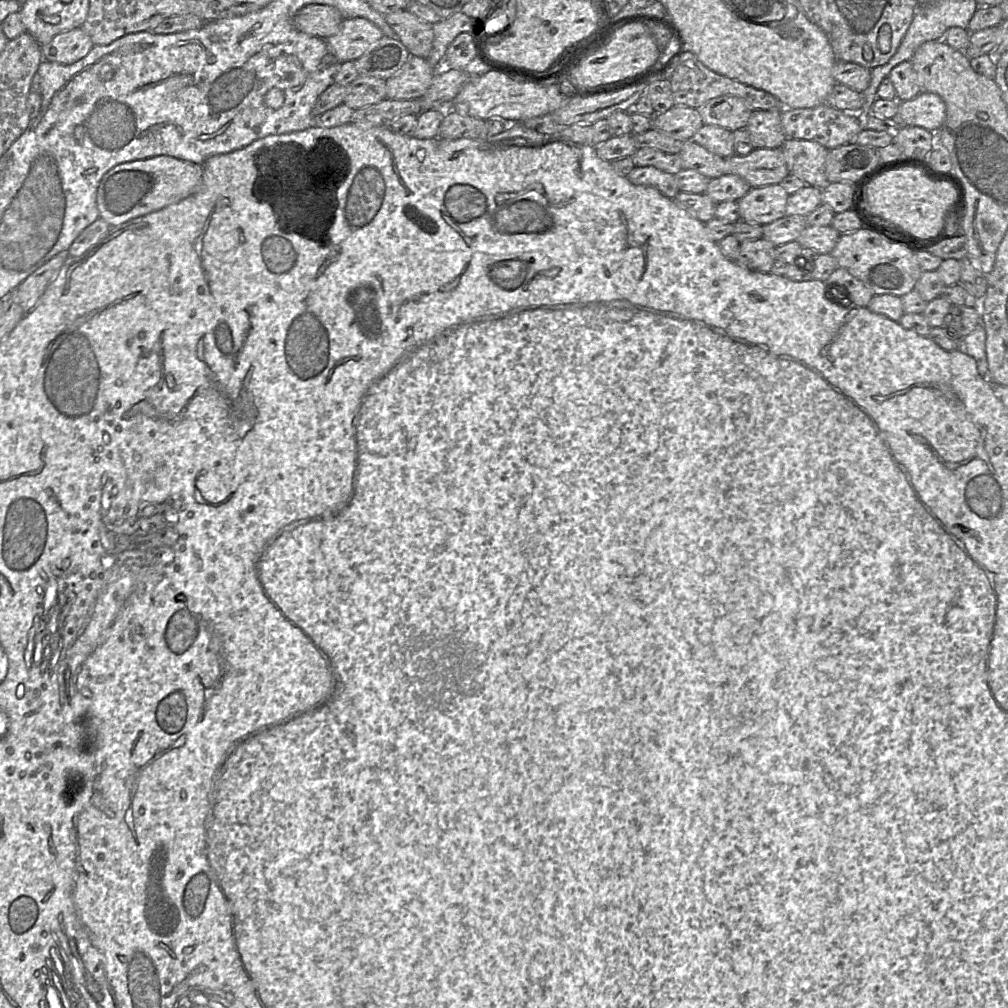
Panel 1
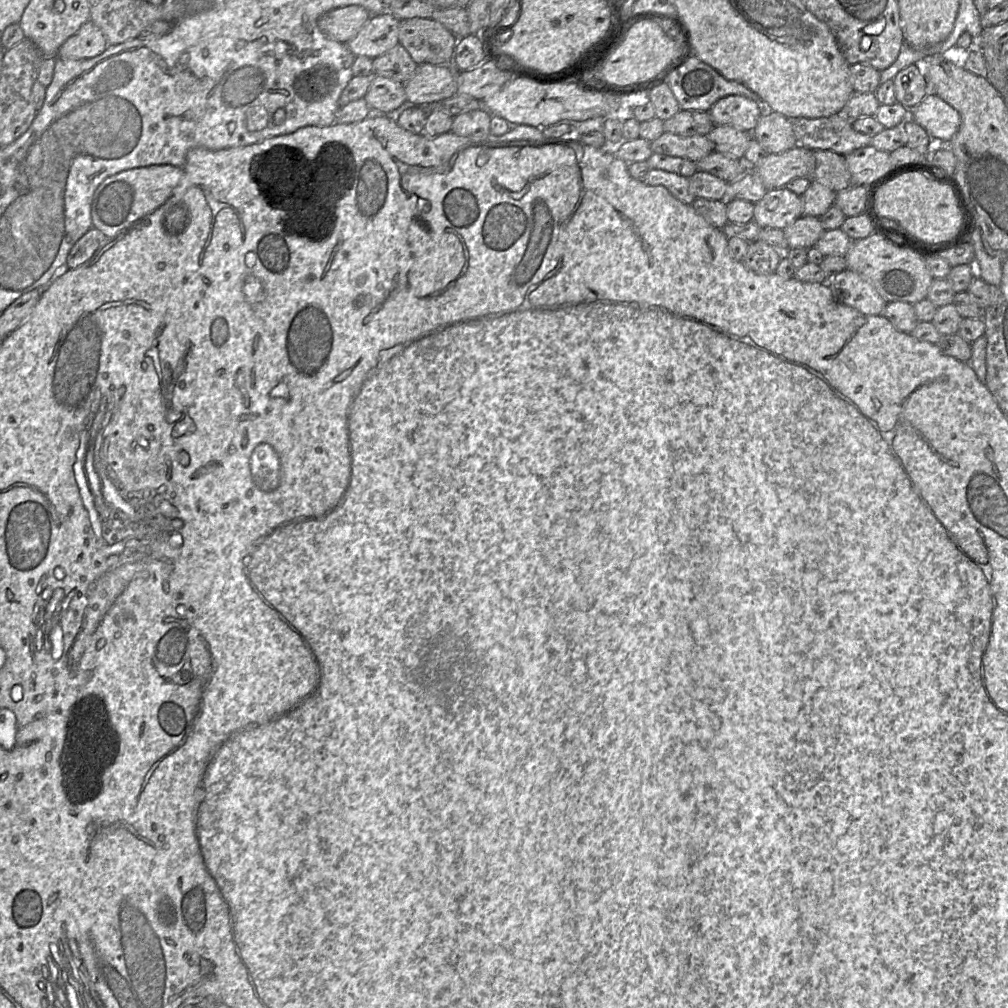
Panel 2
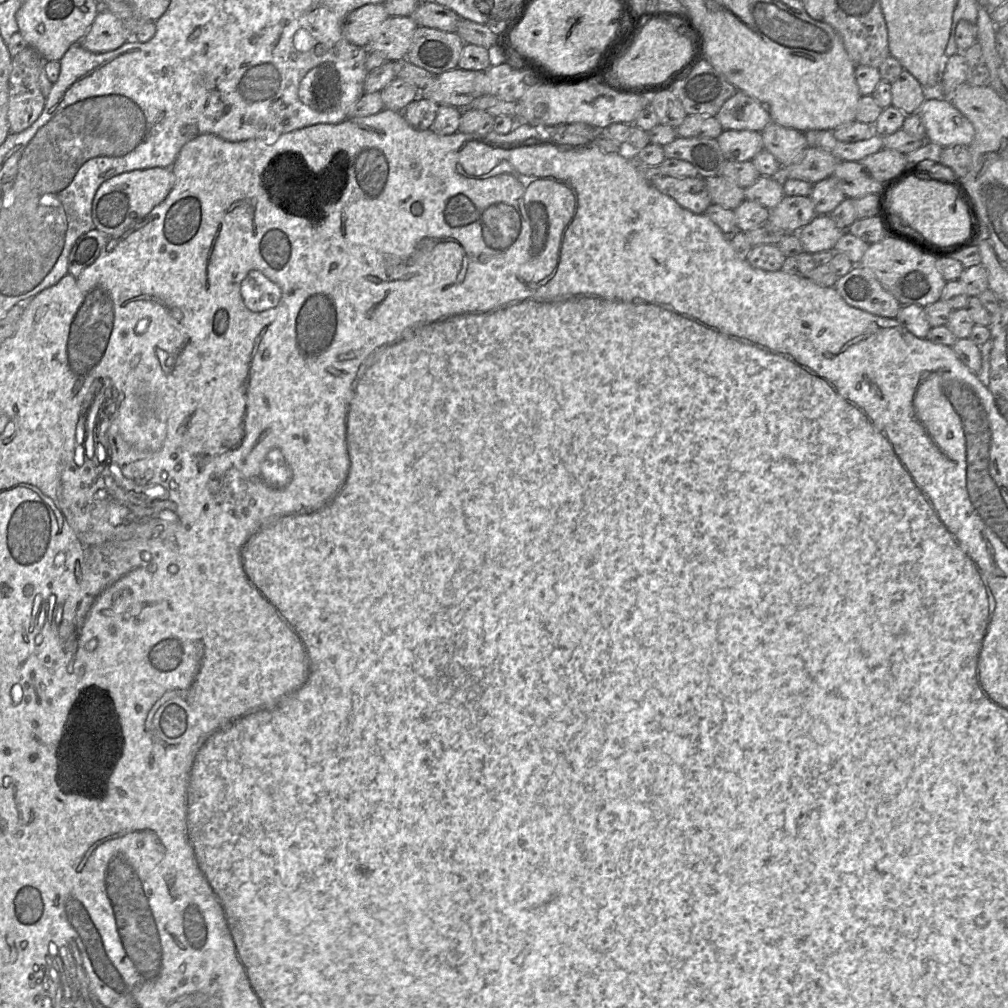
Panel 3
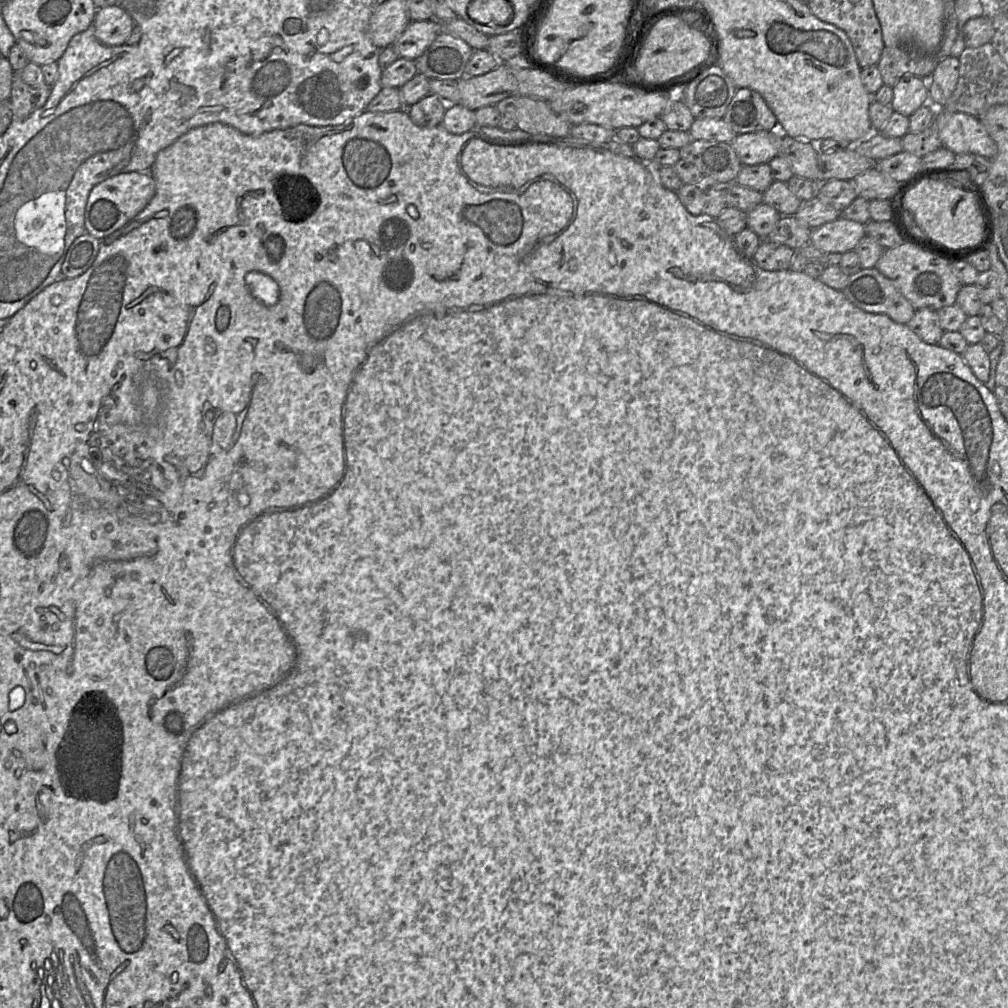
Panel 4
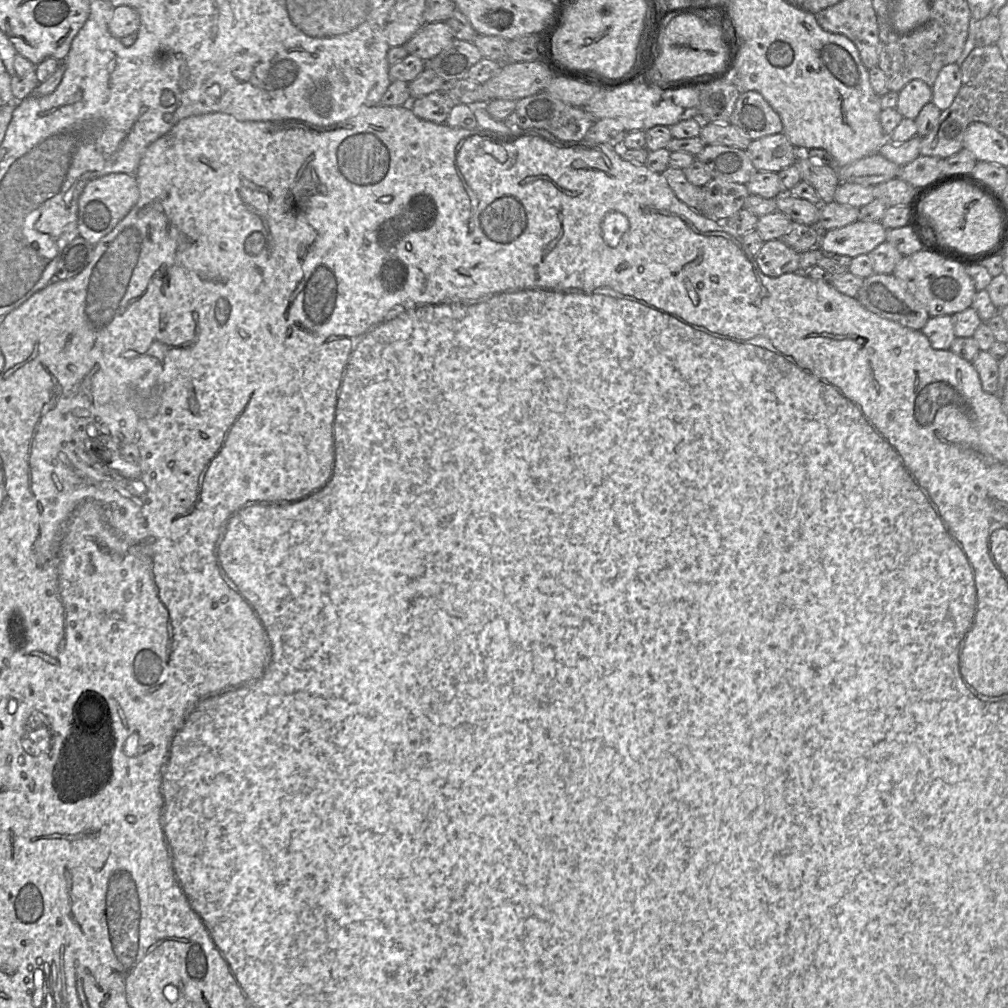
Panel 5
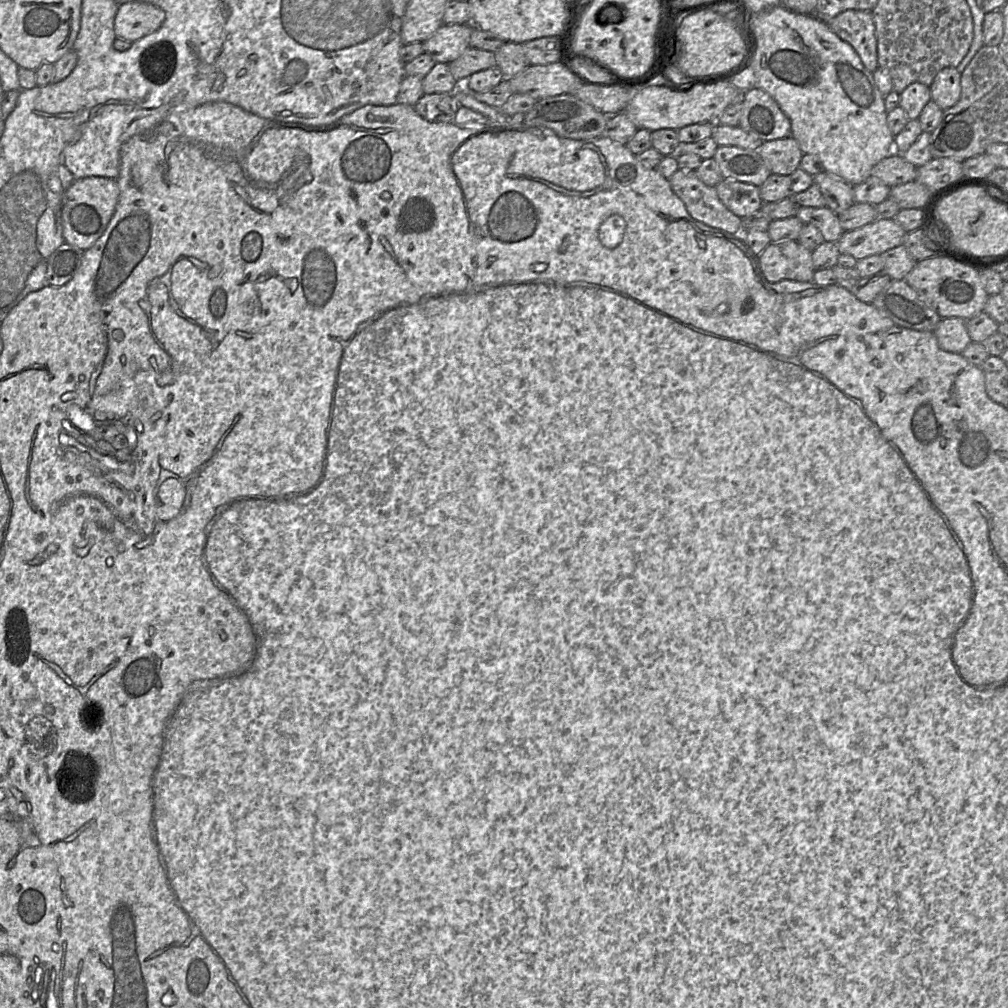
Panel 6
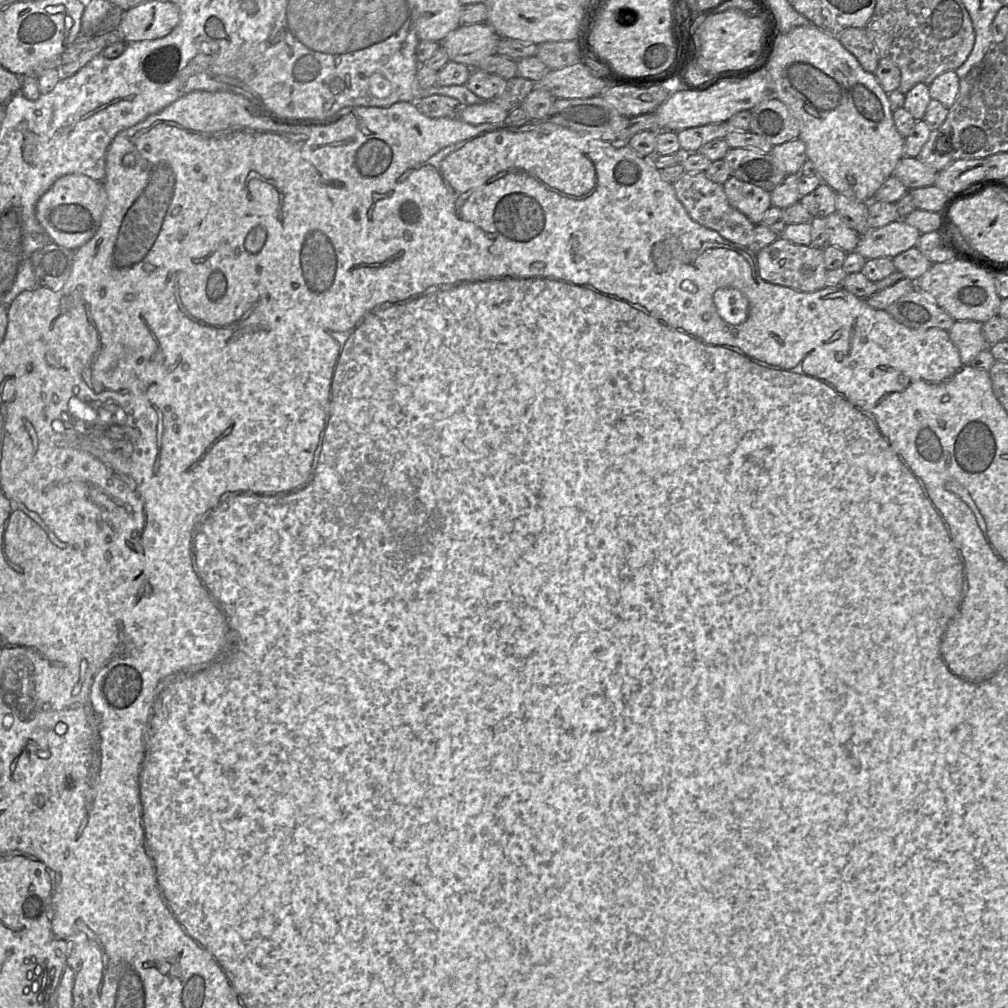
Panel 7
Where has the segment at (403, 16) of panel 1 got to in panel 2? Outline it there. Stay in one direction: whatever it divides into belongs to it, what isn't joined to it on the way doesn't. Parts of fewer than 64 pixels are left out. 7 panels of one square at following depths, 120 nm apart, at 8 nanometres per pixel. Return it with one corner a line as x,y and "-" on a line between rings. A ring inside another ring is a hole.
415,17
399,20
399,43
417,65
452,64
458,39
432,18

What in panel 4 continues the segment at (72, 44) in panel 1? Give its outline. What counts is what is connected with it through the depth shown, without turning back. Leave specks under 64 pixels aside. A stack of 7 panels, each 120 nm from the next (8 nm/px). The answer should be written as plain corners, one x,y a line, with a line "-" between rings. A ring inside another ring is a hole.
121,5
97,9
93,26
96,39
106,46
126,44
135,22
128,11

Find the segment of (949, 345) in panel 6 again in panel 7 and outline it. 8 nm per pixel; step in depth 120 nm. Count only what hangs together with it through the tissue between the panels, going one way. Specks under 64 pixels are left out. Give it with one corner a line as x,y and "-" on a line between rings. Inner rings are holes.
972,320
955,321
948,331
963,364
969,365
979,352
991,346
983,336
982,324

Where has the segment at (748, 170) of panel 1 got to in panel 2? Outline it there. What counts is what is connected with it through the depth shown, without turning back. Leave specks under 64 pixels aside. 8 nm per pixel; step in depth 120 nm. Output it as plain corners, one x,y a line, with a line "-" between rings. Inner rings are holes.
796,146
778,154
765,154
752,167
767,190
785,187
795,178
812,178
815,170
814,151

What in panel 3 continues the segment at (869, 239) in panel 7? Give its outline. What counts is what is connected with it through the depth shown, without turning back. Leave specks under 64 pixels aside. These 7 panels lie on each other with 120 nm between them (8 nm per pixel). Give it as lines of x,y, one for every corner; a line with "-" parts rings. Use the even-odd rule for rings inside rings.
817,215
797,232
805,252
814,254
833,250
837,241
847,232
839,228
829,215

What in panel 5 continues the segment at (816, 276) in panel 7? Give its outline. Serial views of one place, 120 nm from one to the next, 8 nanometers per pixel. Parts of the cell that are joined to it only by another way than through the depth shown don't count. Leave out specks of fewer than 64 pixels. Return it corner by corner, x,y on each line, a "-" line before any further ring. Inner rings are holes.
775,239
764,242
755,262
764,275
779,277
799,271
800,254
784,241

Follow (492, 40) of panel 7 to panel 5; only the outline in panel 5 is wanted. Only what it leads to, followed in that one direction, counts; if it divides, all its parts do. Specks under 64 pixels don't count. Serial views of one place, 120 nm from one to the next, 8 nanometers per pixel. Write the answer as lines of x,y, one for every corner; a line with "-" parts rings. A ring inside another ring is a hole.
446,22
426,23
403,46
409,55
429,60
451,46
454,36

